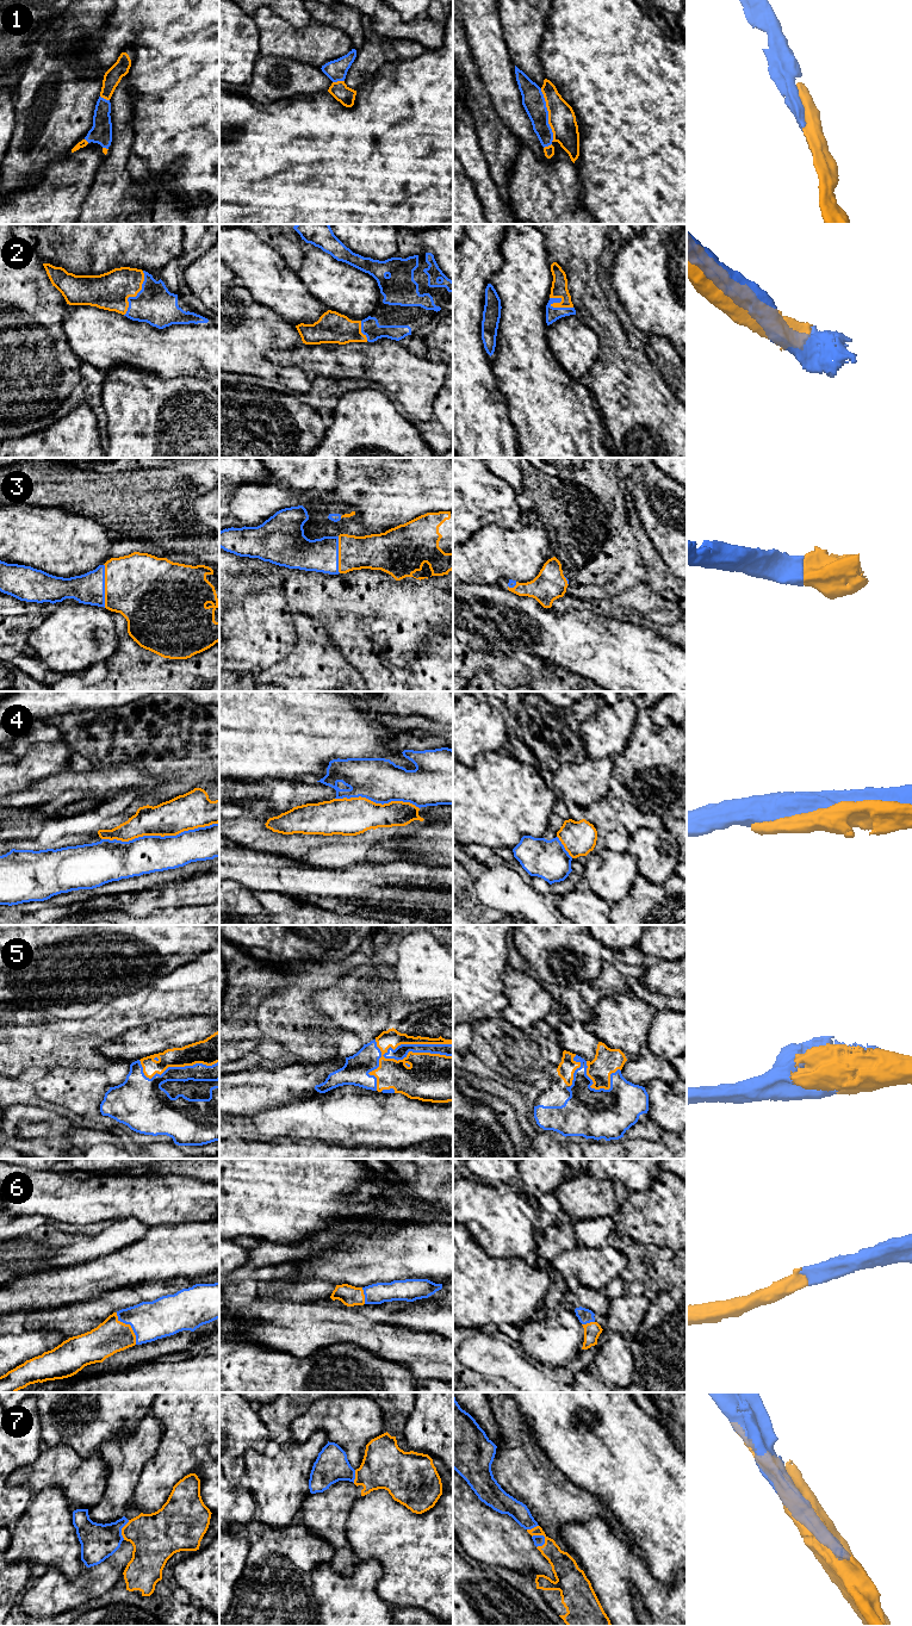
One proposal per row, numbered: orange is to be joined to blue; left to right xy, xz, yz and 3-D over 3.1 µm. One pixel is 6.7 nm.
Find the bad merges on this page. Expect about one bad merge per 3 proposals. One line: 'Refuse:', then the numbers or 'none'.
Refuse: 4

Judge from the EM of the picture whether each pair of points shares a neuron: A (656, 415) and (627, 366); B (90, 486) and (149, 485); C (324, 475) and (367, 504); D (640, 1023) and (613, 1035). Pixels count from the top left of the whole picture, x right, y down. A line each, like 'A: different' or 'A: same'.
A: same
B: same
C: different
D: same

